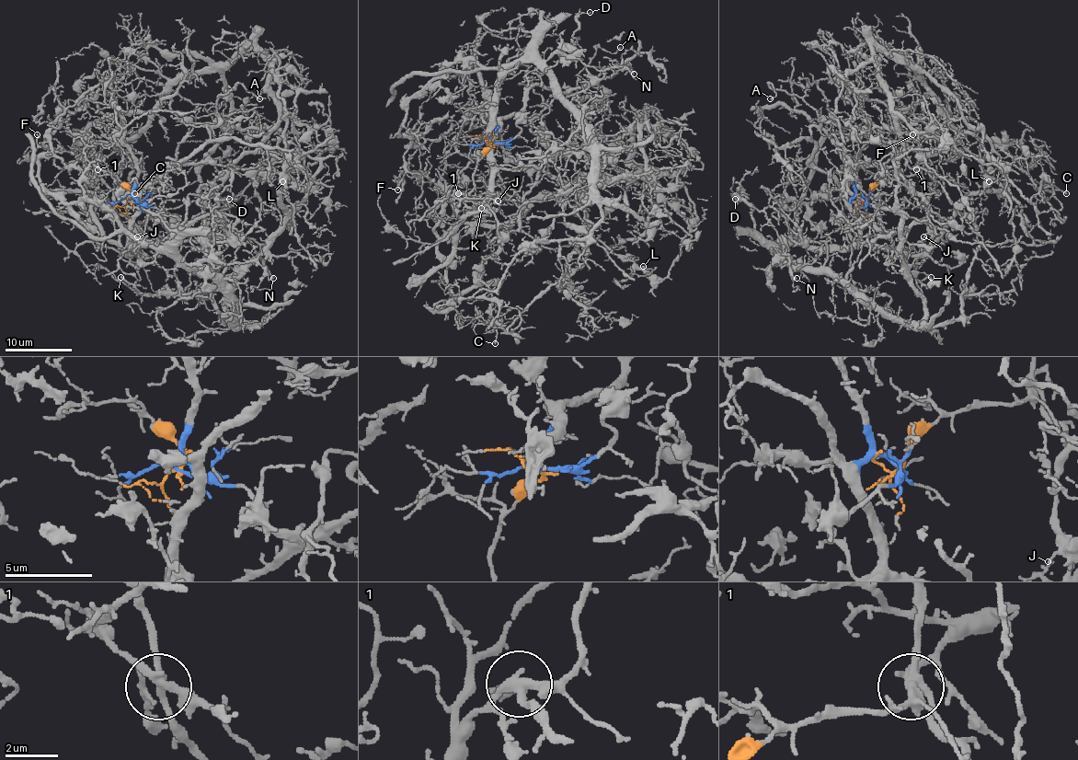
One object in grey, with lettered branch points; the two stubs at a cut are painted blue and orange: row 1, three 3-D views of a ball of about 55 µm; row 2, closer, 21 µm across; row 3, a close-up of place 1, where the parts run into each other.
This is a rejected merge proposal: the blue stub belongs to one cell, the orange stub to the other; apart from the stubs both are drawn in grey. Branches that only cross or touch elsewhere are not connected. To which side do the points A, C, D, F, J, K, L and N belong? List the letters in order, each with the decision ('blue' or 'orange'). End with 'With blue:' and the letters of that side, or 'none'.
A: blue
C: orange
D: blue
F: blue
J: blue
K: blue
L: orange
N: blue
With blue: A, D, F, J, K, N

